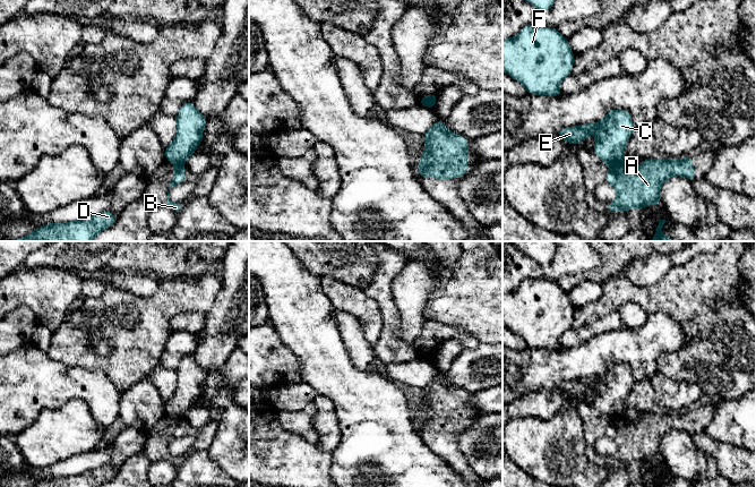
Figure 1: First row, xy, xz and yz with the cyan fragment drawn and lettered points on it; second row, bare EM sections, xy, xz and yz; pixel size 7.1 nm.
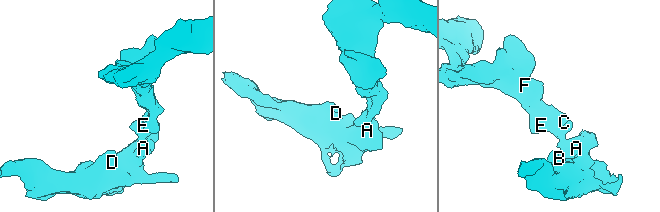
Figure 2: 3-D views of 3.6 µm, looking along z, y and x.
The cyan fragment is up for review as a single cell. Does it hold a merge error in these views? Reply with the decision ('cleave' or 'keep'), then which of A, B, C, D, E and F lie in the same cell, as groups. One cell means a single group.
cleave; groups A B D / C E F

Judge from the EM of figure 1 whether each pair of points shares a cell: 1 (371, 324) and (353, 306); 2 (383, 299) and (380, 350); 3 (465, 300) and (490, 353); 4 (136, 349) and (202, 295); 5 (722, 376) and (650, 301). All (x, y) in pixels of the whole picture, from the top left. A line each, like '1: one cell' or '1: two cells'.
1: one cell
2: one cell
3: two cells
4: one cell
5: one cell

